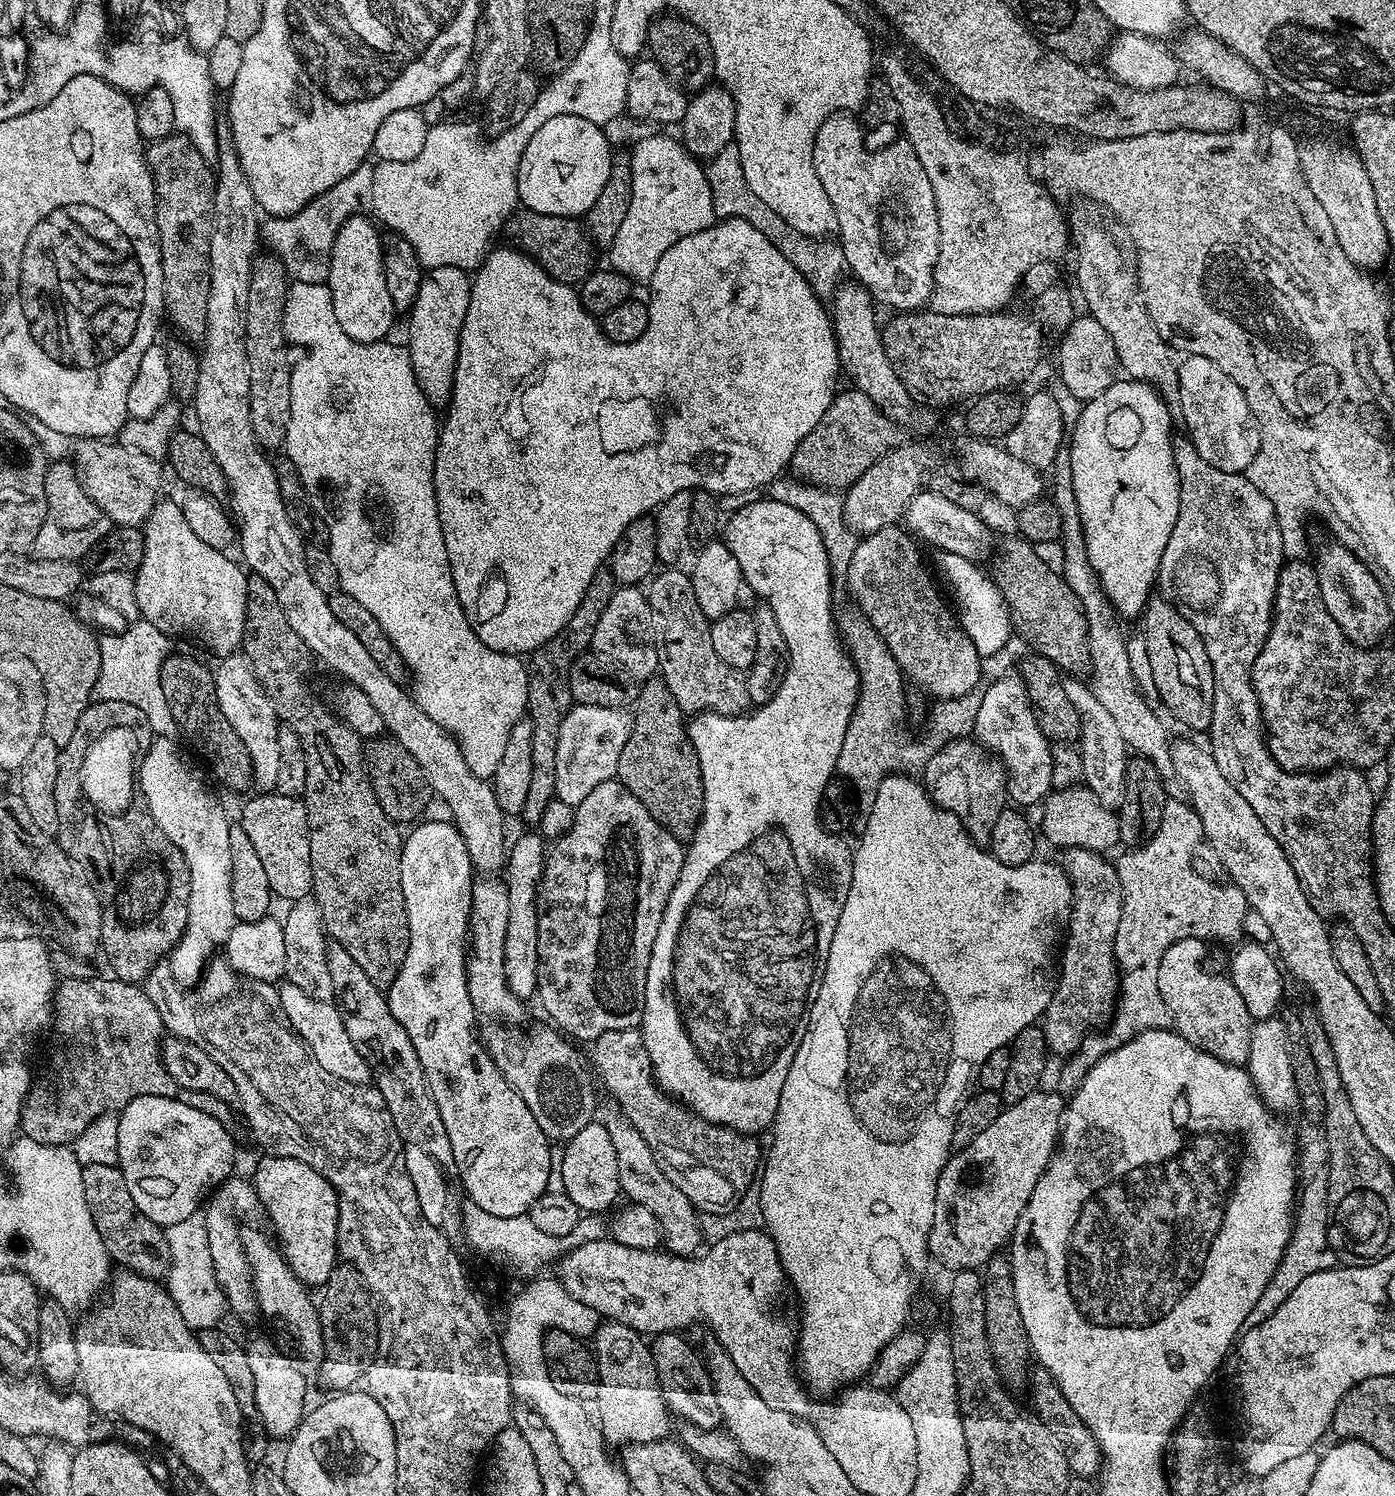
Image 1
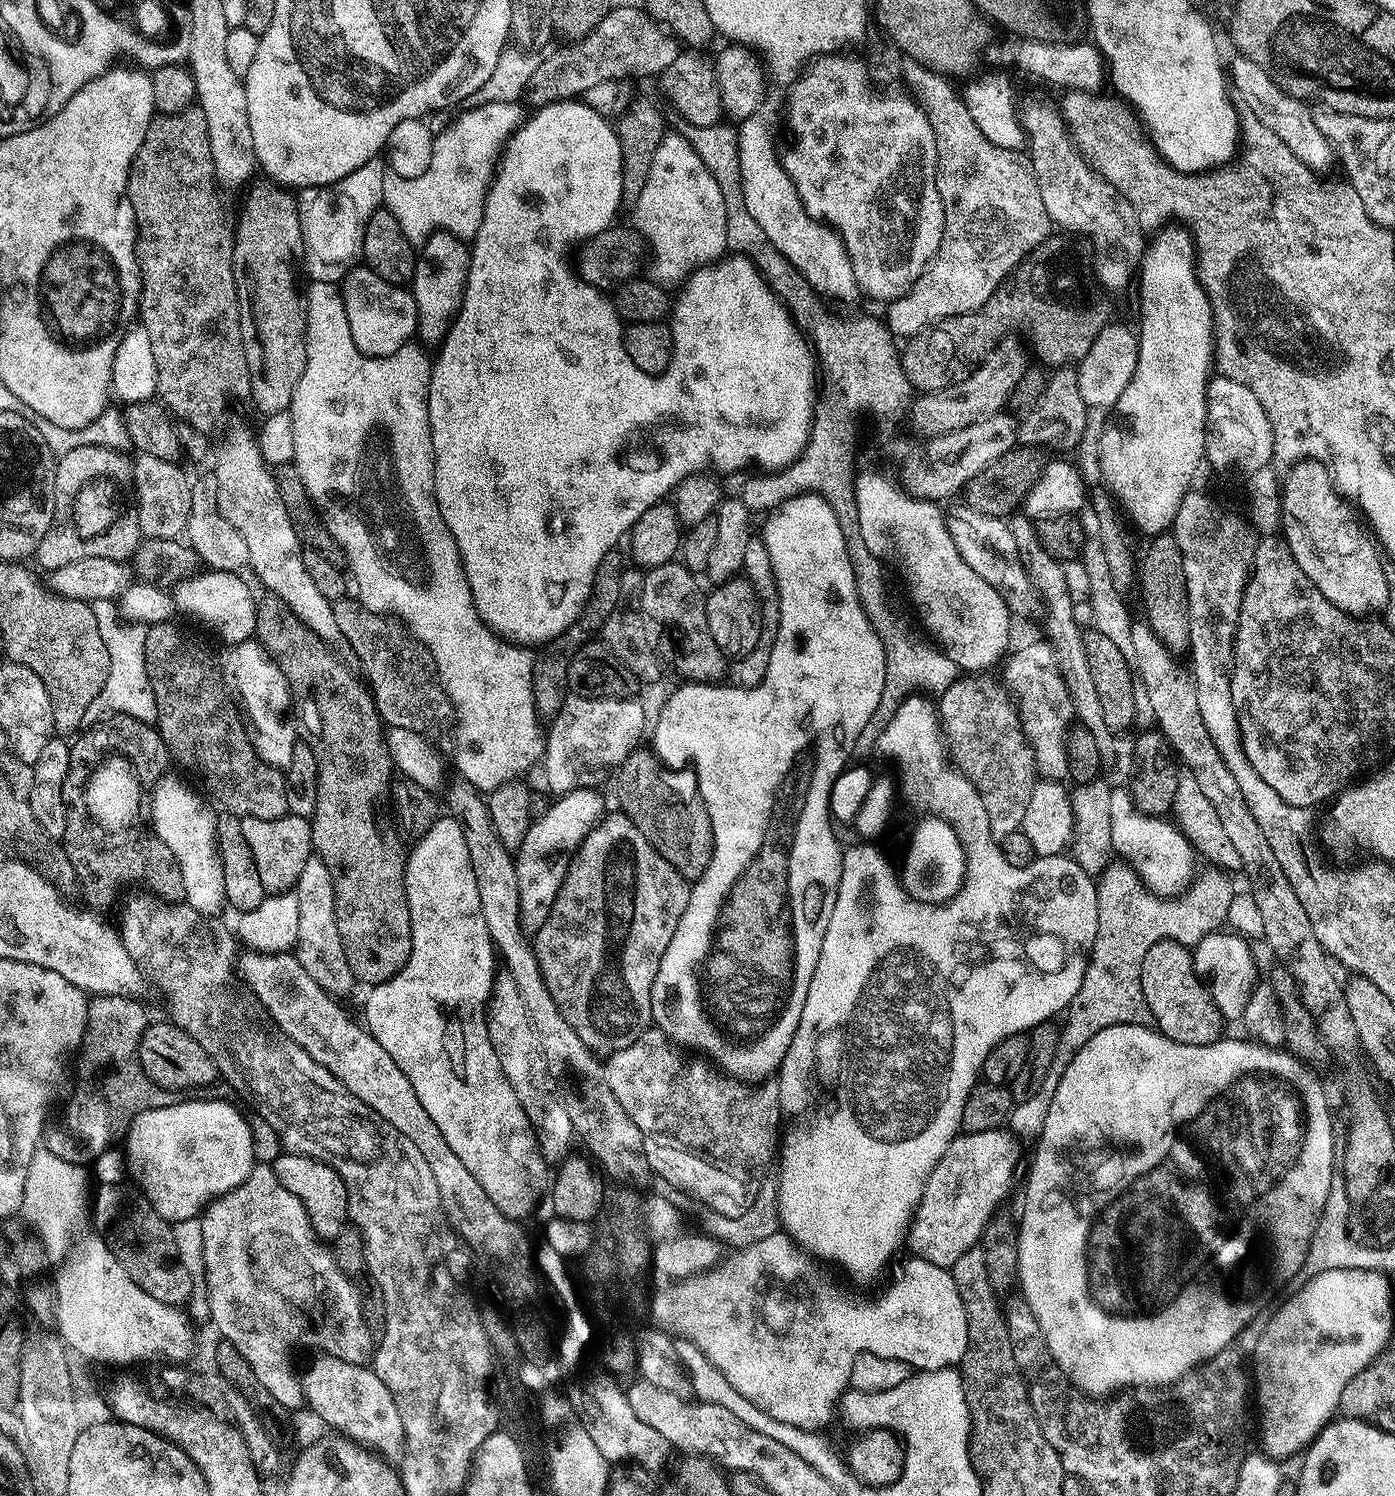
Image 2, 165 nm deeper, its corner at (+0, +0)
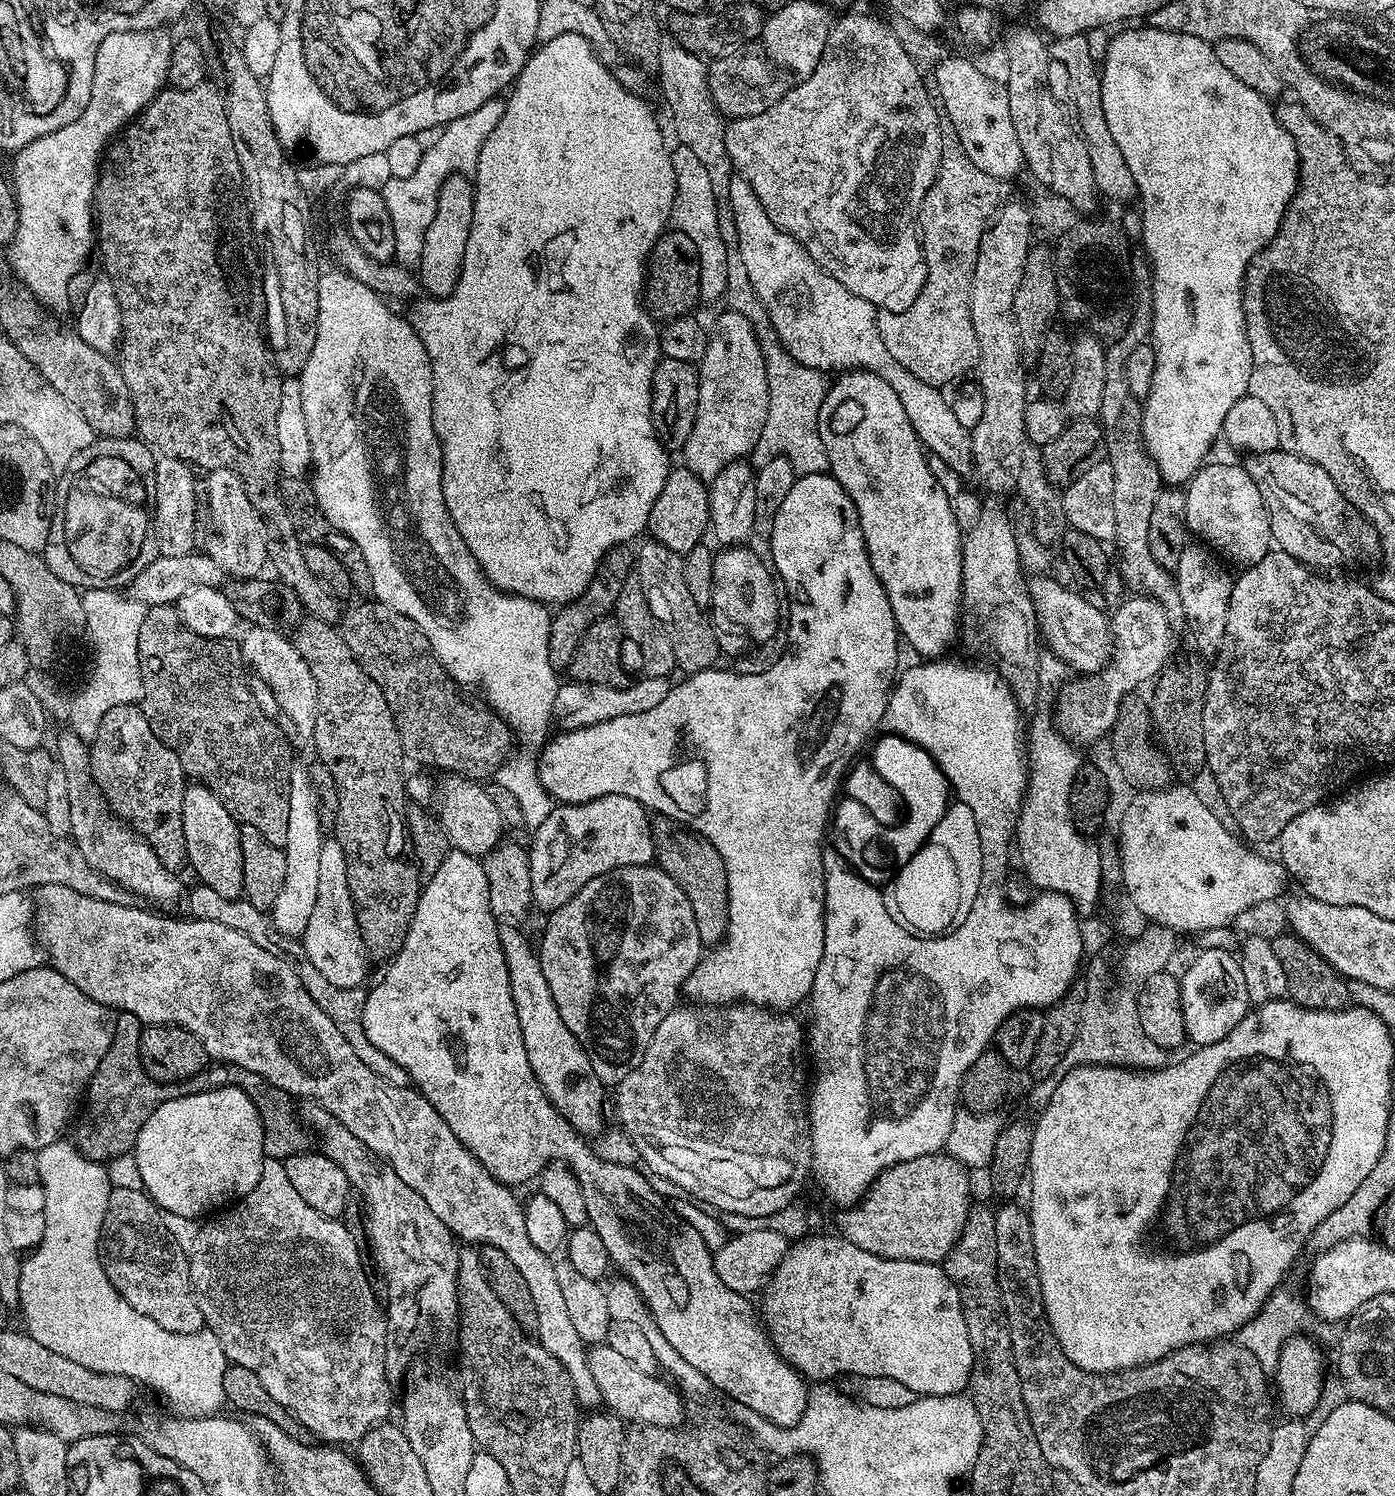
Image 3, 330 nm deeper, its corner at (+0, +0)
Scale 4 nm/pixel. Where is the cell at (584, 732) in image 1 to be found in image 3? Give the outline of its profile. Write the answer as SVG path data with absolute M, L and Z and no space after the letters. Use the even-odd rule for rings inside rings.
M644 676L640 680L633 679L626 688L611 688L610 686L598 686L597 684L584 684L580 680L572 680L568 684L561 683L556 689L554 698L554 710L552 719L564 730L573 728L585 728L606 722L610 718L618 718L635 712L654 710L662 698L666 698L670 687L665 678Z

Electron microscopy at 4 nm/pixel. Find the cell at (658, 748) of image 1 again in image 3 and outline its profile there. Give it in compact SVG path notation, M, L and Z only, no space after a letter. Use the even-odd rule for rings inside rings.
M657 815L652 820L652 837L656 847L655 863L678 882L694 910L701 945L715 945L728 925L728 871L722 862L722 854L718 854L704 836L668 816Z

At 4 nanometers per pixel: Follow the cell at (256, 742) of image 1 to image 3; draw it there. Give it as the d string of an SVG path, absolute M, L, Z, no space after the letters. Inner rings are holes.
M249 627L249 632L245 634L244 640L239 641L240 653L245 665L268 687L268 692L272 695L272 700L276 703L276 708L288 719L288 724L304 738L311 737L314 730L314 718L318 714L318 685L314 682L314 674L310 674L310 666L302 654L292 644L291 639L279 628L259 628Z

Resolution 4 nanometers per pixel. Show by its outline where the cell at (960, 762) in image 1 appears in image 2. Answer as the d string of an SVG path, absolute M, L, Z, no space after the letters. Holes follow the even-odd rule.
M960 674L938 696L940 721L951 759L978 790L982 806L986 806L986 818L990 818L990 834L997 842L1006 834L1023 829L1026 806L1038 779L1034 750L1024 733L1017 701L1001 684L992 674Z

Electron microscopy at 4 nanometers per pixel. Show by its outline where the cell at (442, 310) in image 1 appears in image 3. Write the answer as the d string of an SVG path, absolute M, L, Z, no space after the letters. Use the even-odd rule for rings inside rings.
M467 175L452 176L440 188L434 222L430 222L424 235L422 250L418 254L418 279L423 291L432 295L429 297L443 298L458 286L466 254L466 238L470 238L470 226L474 218L475 200L474 184Z

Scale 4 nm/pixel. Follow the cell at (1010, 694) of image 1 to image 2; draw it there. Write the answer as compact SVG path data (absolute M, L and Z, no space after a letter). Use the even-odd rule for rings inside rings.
M1047 642L1028 644L1014 652L1011 653L1012 658L1010 656L1006 662L1007 683L1018 701L1020 721L1028 741L1032 743L1037 773L1046 780L1067 781L1068 738L1073 727L1072 720L1074 722L1077 719L1077 714L1070 690L1060 673L1056 654L1052 651L1052 645Z

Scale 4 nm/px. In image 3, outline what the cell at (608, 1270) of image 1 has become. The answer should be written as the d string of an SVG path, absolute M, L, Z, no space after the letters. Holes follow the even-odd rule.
M812 1234L803 1240L795 1241L789 1247L788 1253L773 1272L772 1279L763 1289L763 1296L762 1323L768 1330L772 1344L780 1352L780 1357L790 1366L798 1369L801 1376L809 1381L828 1382L833 1379L831 1376L844 1372L843 1374L854 1376L879 1374L886 1378L894 1378L898 1382L910 1386L910 1390L920 1396L950 1396L963 1393L968 1388L968 1379L972 1377L972 1363L976 1354L970 1346L970 1334L966 1330L966 1318L956 1284L950 1282L950 1278L944 1273L940 1264L927 1264L913 1260L887 1260L885 1256L870 1254L866 1250L862 1250L839 1234L833 1234L833 1236L815 1236Z

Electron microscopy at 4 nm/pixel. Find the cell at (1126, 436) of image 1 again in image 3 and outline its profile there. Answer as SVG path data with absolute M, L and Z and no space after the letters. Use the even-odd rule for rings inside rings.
M1140 26L1129 27L1132 28L1129 32L1115 33L1108 44L1108 53L1099 73L1102 114L1106 118L1110 138L1114 138L1118 150L1122 150L1122 158L1134 178L1140 204L1144 207L1142 247L1147 253L1153 274L1154 316L1150 343L1156 351L1156 369L1148 395L1142 400L1144 417L1141 430L1144 446L1157 464L1161 481L1168 486L1184 486L1204 467L1212 443L1221 439L1224 419L1226 414L1230 414L1230 406L1248 395L1252 355L1244 317L1244 275L1251 260L1268 247L1278 234L1284 211L1288 209L1288 203L1300 186L1300 155L1294 138L1281 126L1277 109L1268 105L1271 104L1269 97L1258 94L1258 90L1250 90L1246 82L1234 78L1234 74L1230 74L1230 70L1218 62L1215 47L1209 41L1185 32L1163 32L1151 26L1136 27Z

